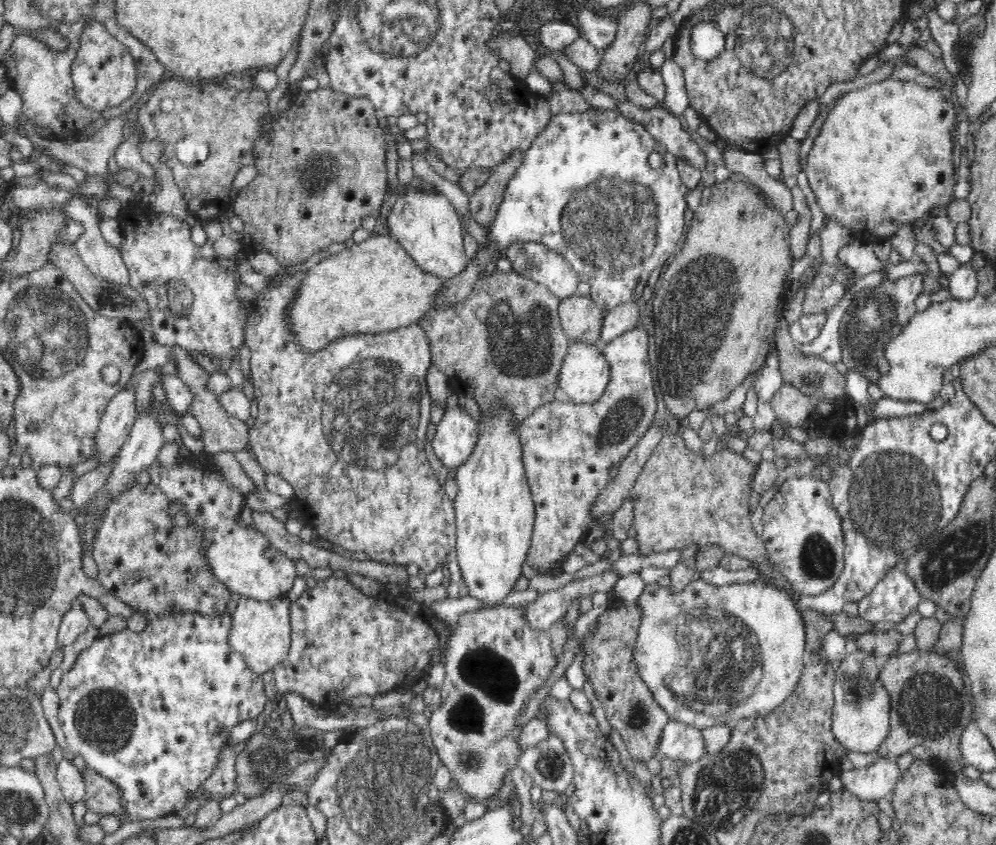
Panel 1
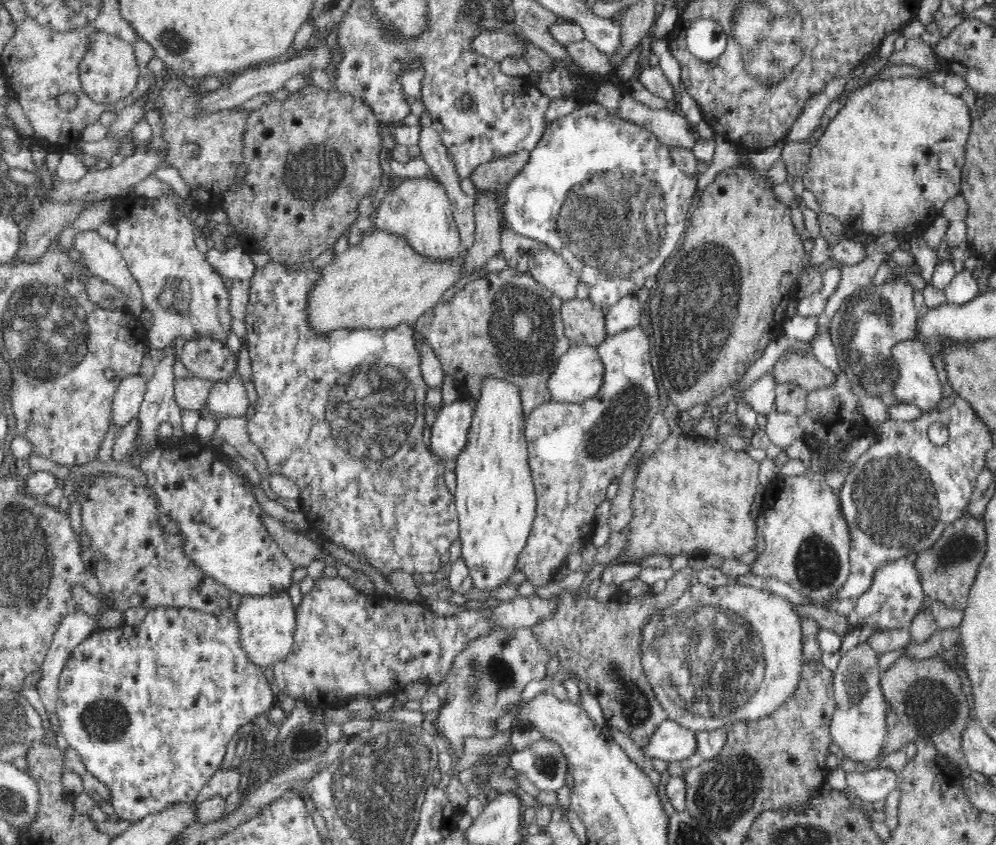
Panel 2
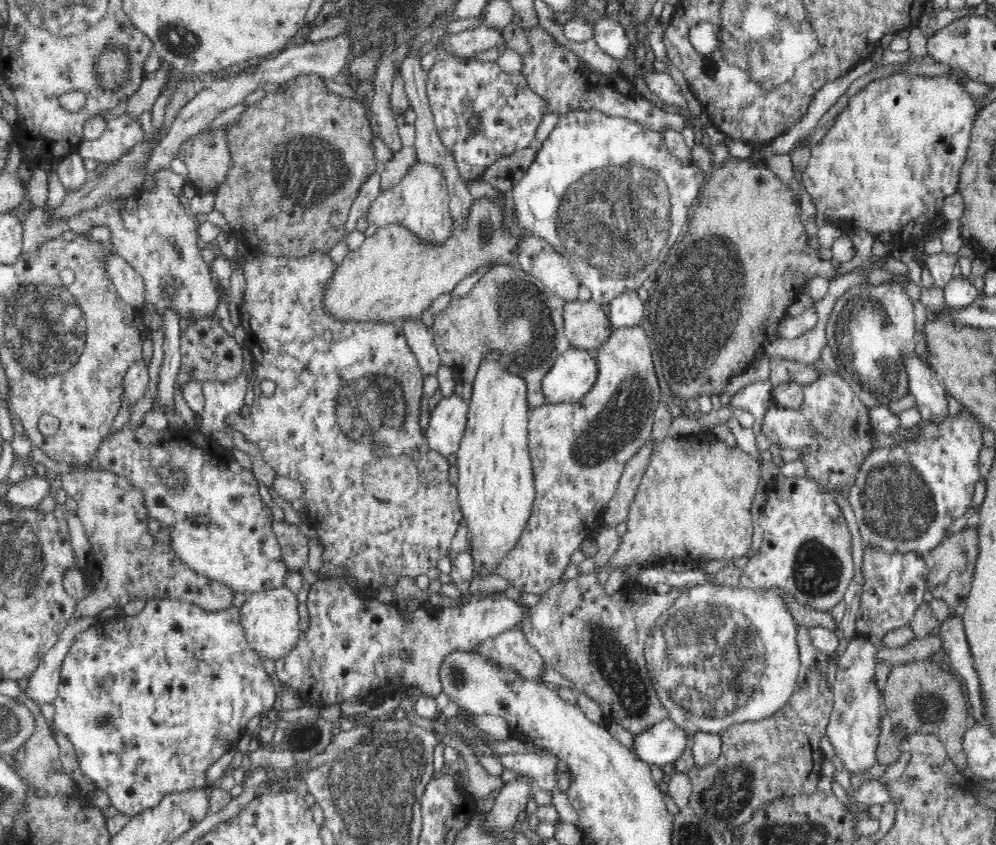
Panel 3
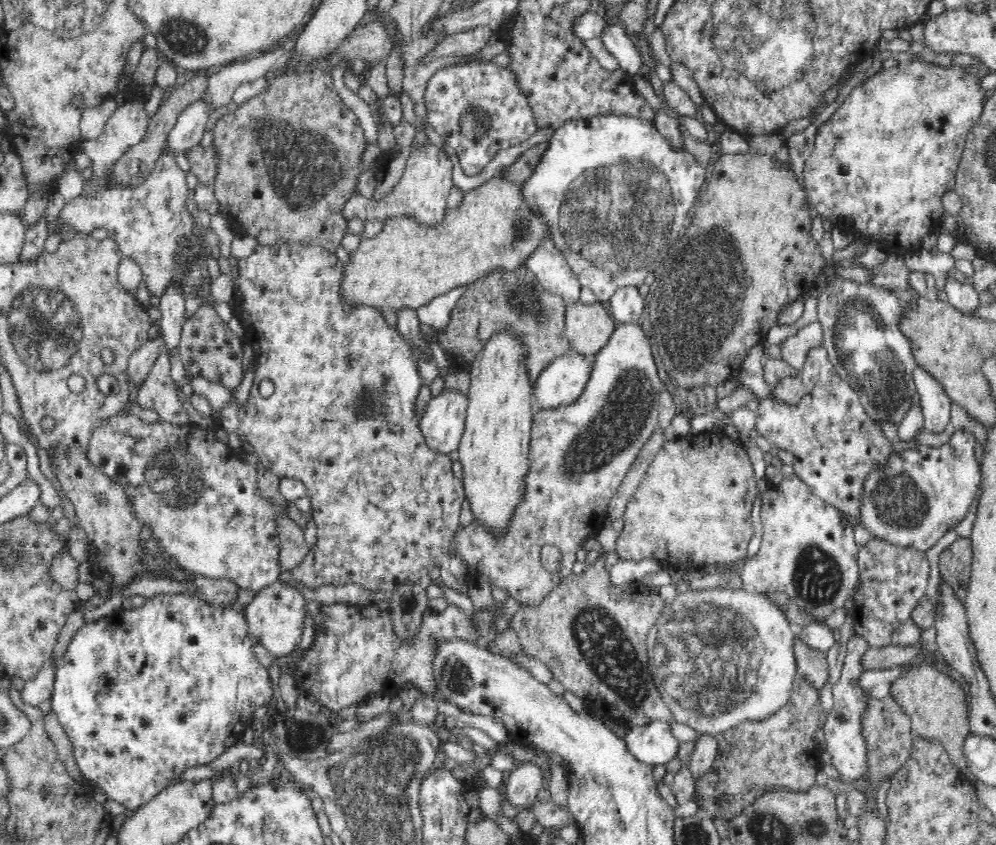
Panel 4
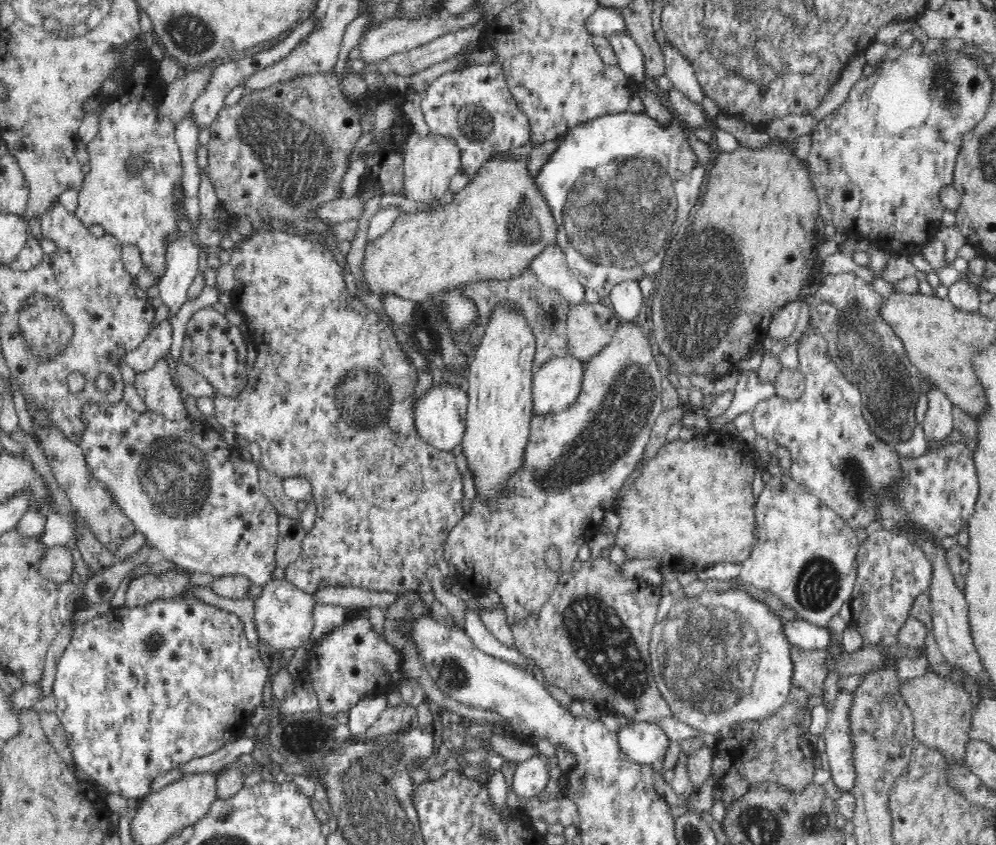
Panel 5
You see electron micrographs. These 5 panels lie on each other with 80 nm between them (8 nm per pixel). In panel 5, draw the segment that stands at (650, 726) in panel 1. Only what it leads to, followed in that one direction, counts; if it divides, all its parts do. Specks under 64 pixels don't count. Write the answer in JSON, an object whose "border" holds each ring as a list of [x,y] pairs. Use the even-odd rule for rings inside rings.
{"border":[[[598,556],[589,561],[590,564],[582,563],[580,570],[560,576],[560,582],[540,611],[510,626],[513,644],[522,654],[537,662],[547,682],[564,688],[572,699],[592,701],[602,715],[620,713],[629,724],[658,723],[672,716],[651,665],[650,640],[654,626],[658,624],[659,587],[648,585],[646,588],[636,580],[622,580],[618,568],[607,558]]]}

